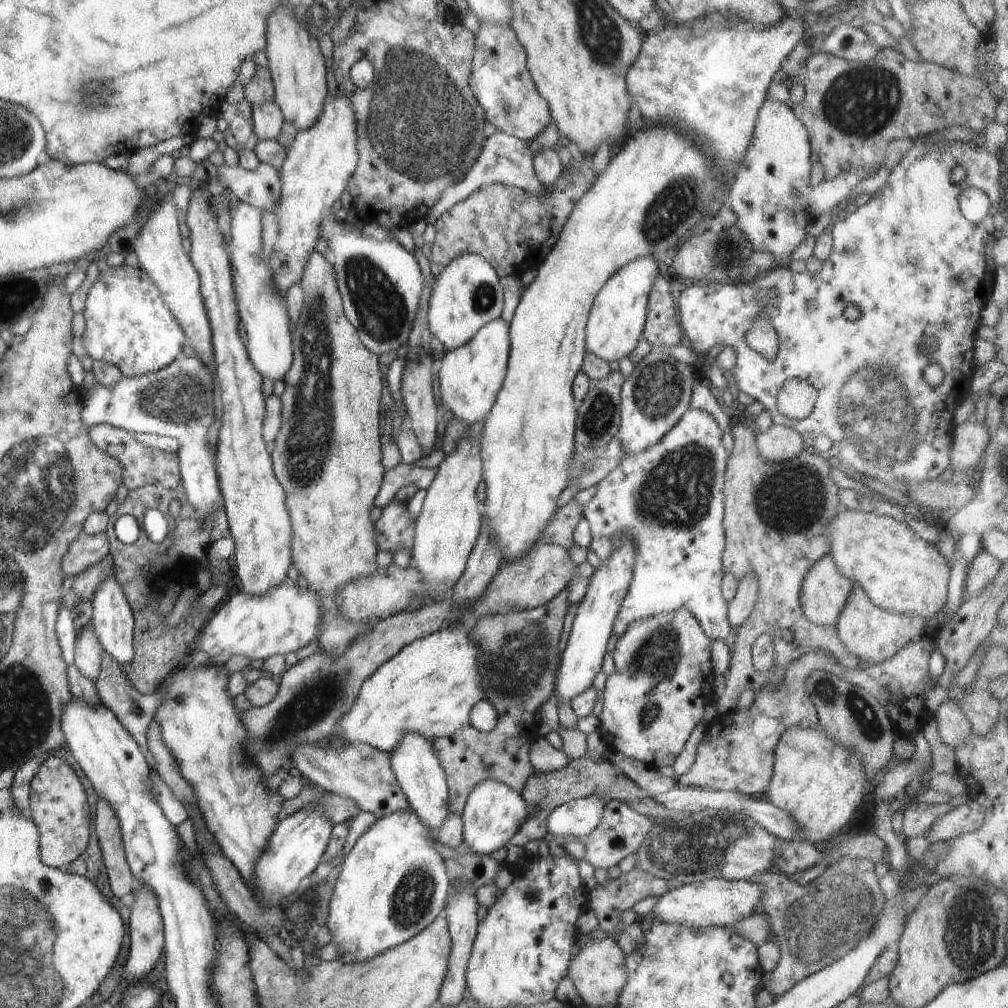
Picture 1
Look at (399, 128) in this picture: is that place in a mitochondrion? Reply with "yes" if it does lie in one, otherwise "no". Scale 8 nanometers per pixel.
yes

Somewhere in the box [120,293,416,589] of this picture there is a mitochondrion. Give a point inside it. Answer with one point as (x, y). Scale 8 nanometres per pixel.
(174, 398)

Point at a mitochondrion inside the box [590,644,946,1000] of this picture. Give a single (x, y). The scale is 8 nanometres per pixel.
(814, 925)

